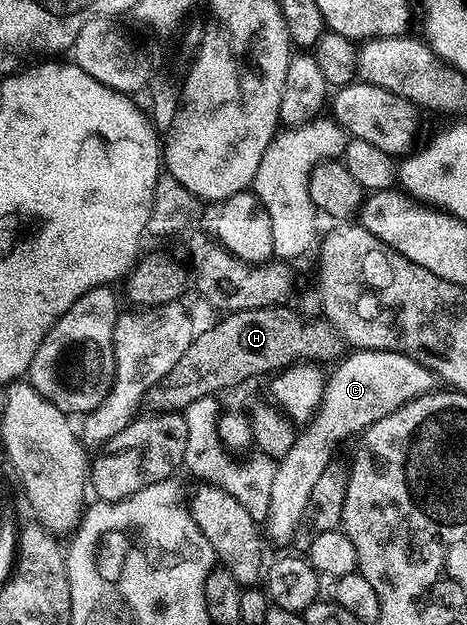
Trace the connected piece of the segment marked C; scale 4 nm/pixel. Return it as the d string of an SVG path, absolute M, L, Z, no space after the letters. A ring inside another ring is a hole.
M355 349L353 352L347 353L346 357L333 367L333 370L334 375L331 373L326 382L326 394L322 397L322 407L318 409L317 414L309 423L308 429L310 431L307 434L295 437L292 448L288 448L288 452L283 458L277 459L275 476L273 477L271 508L264 524L264 530L269 541L270 538L274 542L290 542L293 540L298 525L303 525L306 517L312 488L316 484L316 480L320 480L324 468L331 465L333 458L330 457L334 454L334 445L337 442L361 435L362 431L368 429L372 424L392 416L392 412L404 408L404 404L431 393L435 389L434 382L436 383L436 376L427 366L404 356L400 352L388 352L387 350Z

